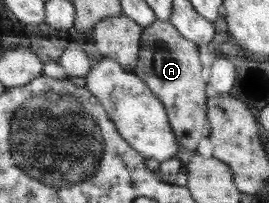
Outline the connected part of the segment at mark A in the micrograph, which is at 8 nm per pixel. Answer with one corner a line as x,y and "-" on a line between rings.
155,19
144,27
138,61
133,72
152,90
165,105
168,121
177,144
195,151
199,142
208,137
209,126
205,95
205,80
201,75
198,43
183,38
169,22

